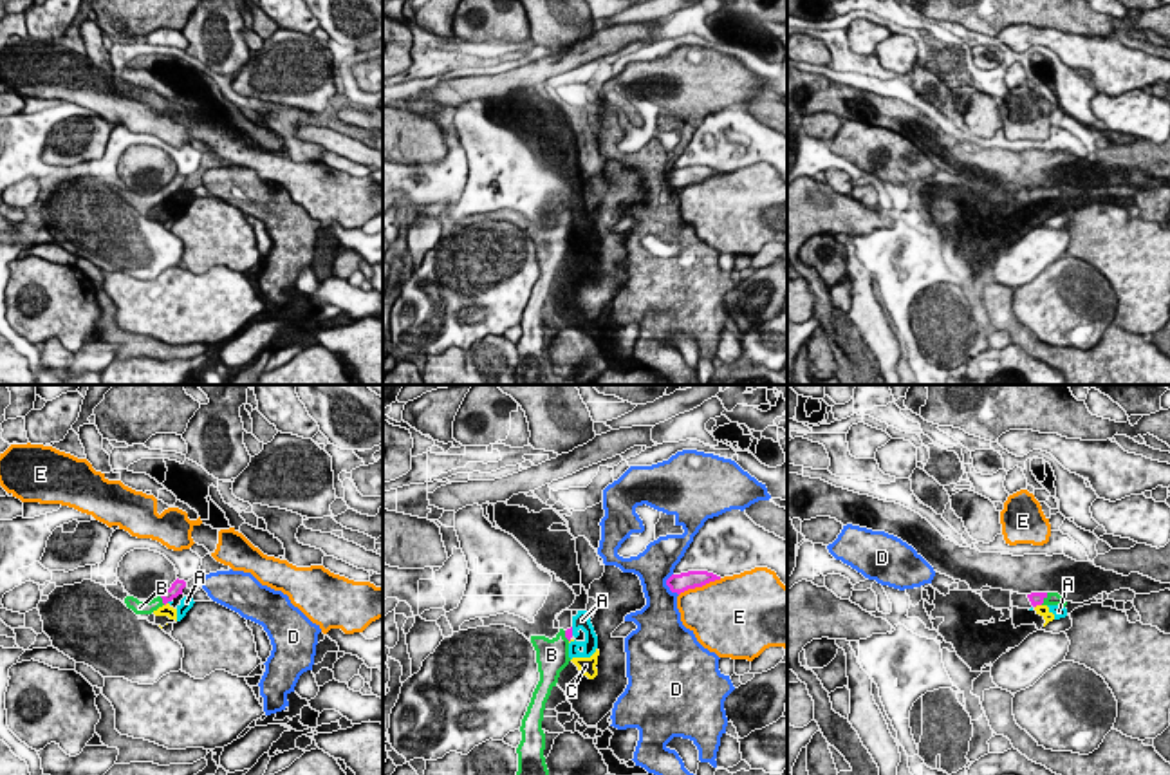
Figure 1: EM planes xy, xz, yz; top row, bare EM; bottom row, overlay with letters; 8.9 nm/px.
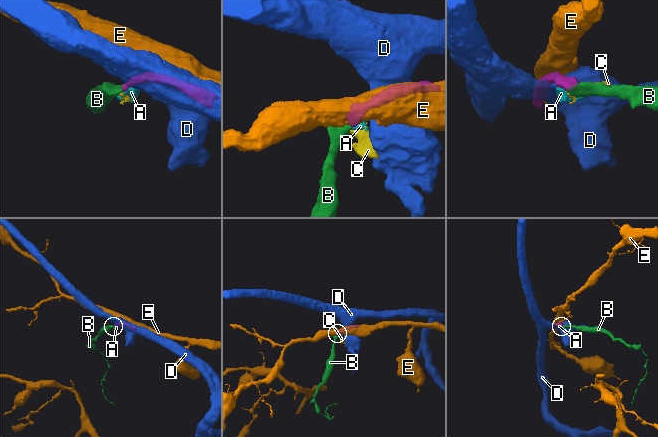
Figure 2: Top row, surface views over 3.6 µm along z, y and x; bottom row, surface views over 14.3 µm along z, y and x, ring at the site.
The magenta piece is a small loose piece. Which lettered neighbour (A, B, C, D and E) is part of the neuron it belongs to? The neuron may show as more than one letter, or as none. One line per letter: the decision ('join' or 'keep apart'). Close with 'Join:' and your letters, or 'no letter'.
A: keep apart
B: join
C: keep apart
D: keep apart
E: keep apart
Join: B

